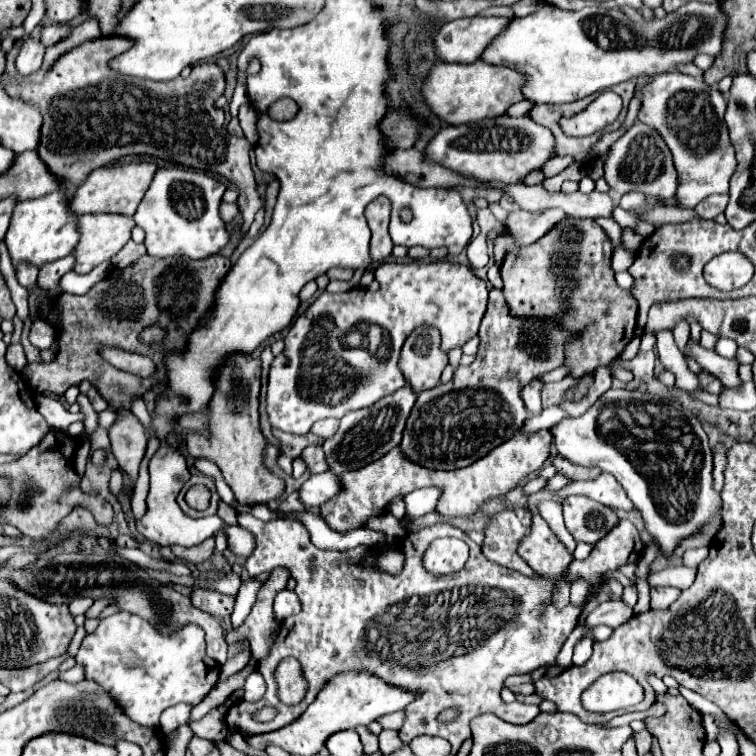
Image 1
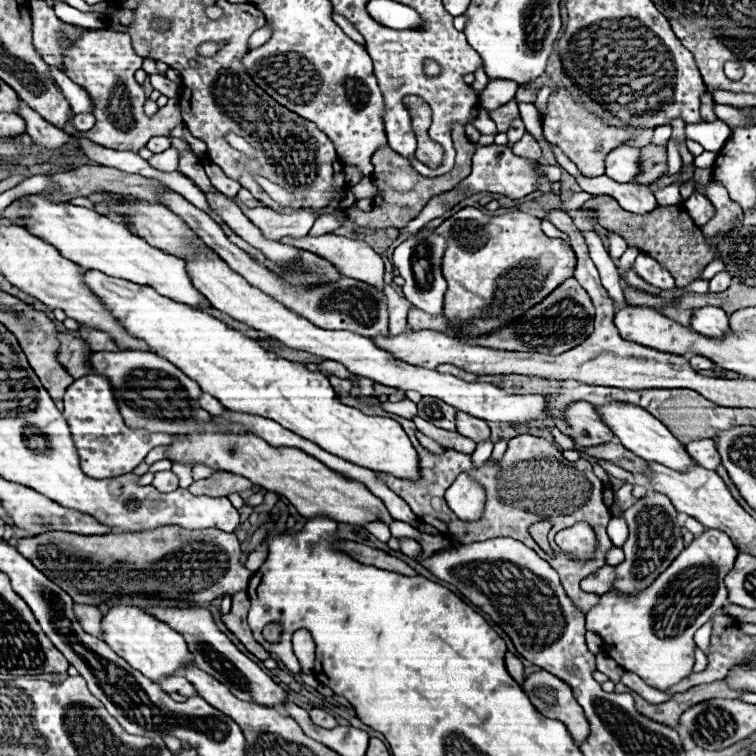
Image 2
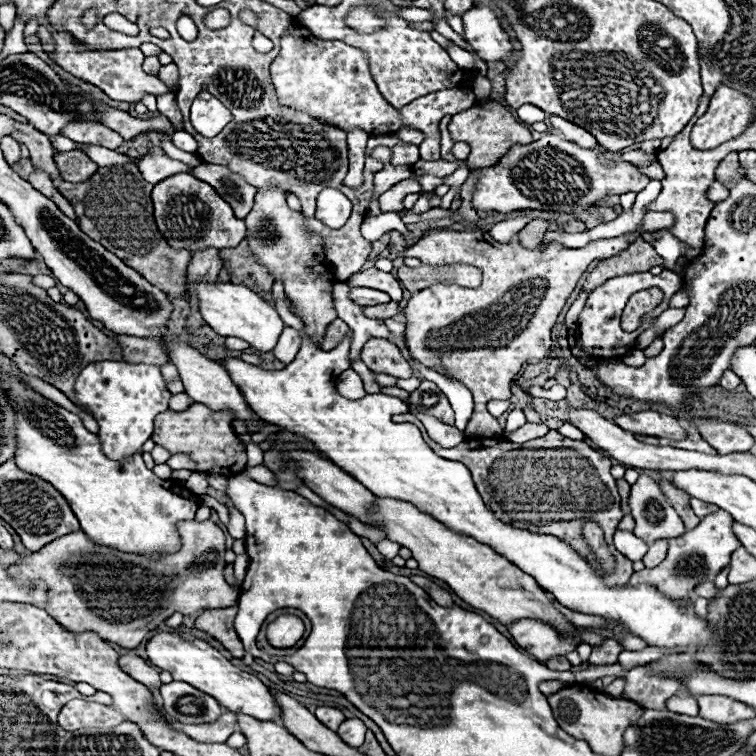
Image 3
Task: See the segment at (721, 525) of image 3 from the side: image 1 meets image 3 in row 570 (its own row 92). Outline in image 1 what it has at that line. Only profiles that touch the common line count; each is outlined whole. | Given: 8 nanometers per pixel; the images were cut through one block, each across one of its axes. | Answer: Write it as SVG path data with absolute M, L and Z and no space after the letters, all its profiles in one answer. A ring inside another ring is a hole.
M666 72L666 76L652 78L640 90L640 102L642 108L638 120L654 128L672 152L674 168L678 172L678 188L674 194L678 208L694 210L698 202L712 194L728 194L728 182L736 170L736 158L724 124L724 96L702 80L682 72Z

